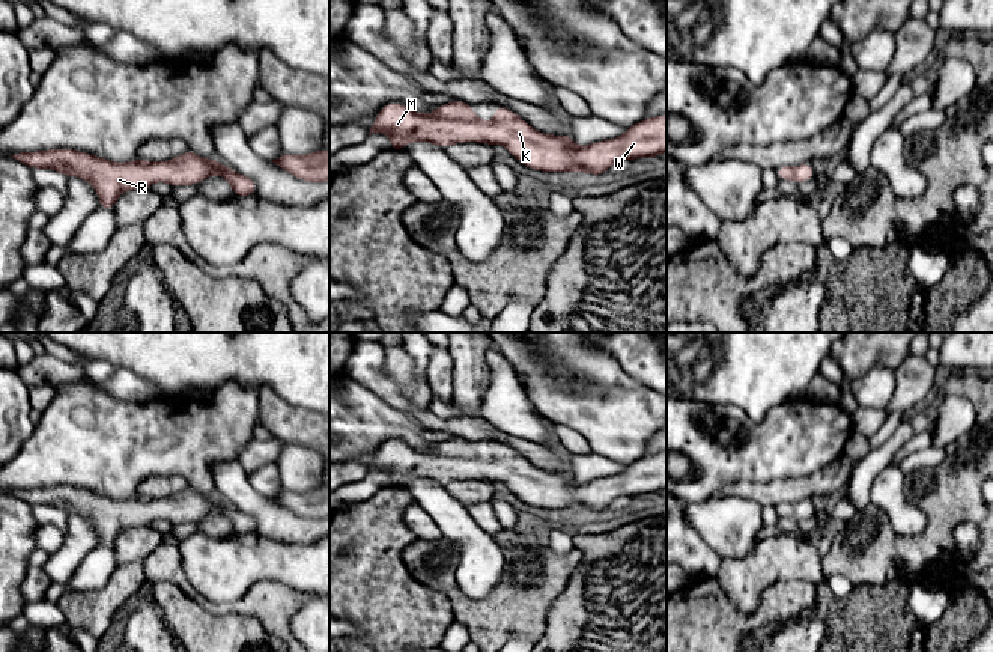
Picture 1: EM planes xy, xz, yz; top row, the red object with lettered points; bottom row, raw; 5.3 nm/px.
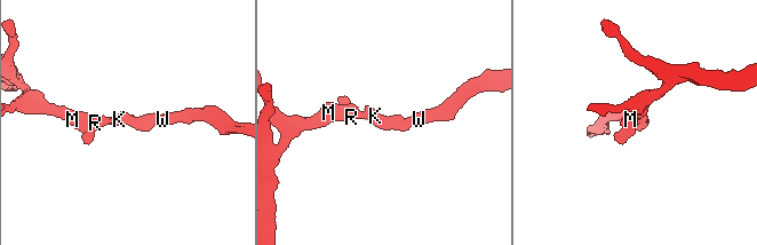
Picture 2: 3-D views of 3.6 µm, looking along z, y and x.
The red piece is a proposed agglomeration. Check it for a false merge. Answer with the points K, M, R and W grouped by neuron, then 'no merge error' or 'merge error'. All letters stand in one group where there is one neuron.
groups K M R W; no merge error

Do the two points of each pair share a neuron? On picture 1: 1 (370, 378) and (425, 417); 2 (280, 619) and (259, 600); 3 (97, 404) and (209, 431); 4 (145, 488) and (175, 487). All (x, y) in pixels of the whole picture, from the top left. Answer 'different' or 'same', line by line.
1: same
2: same
3: same
4: same

